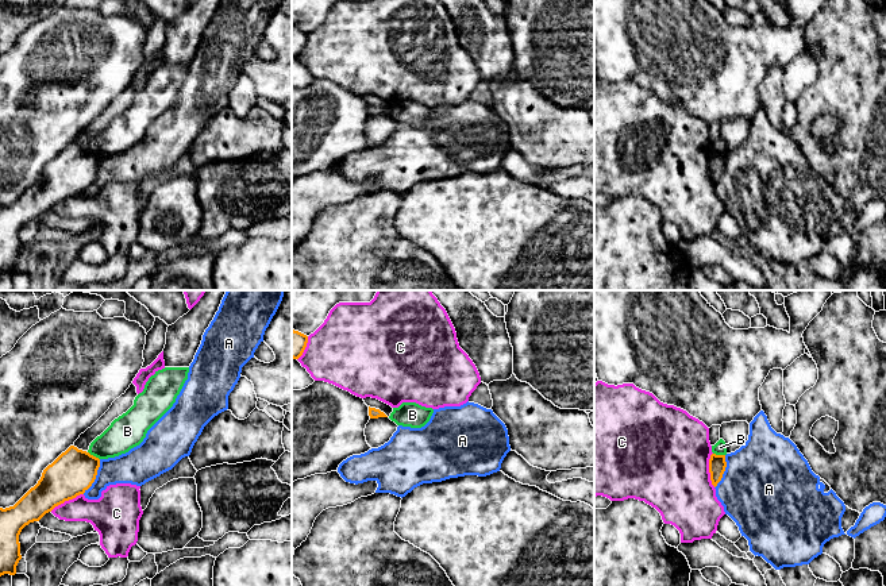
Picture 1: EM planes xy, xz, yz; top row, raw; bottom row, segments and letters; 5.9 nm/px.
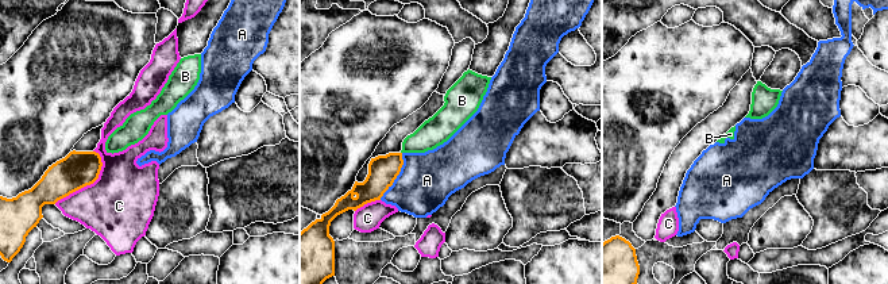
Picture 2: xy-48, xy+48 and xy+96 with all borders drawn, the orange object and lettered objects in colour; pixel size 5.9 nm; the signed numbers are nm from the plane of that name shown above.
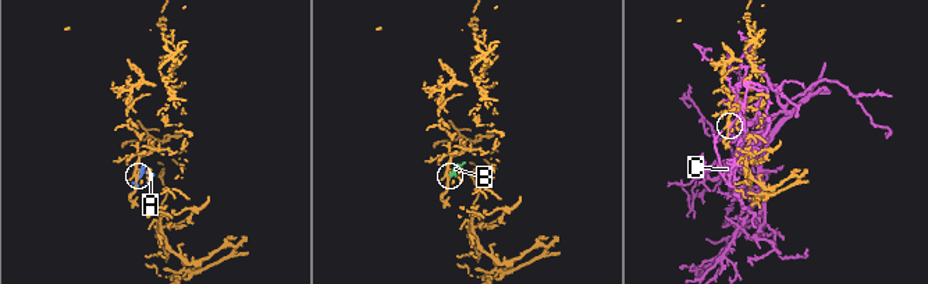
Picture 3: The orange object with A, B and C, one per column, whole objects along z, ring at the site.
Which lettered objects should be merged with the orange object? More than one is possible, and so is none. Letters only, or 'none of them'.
none of them

